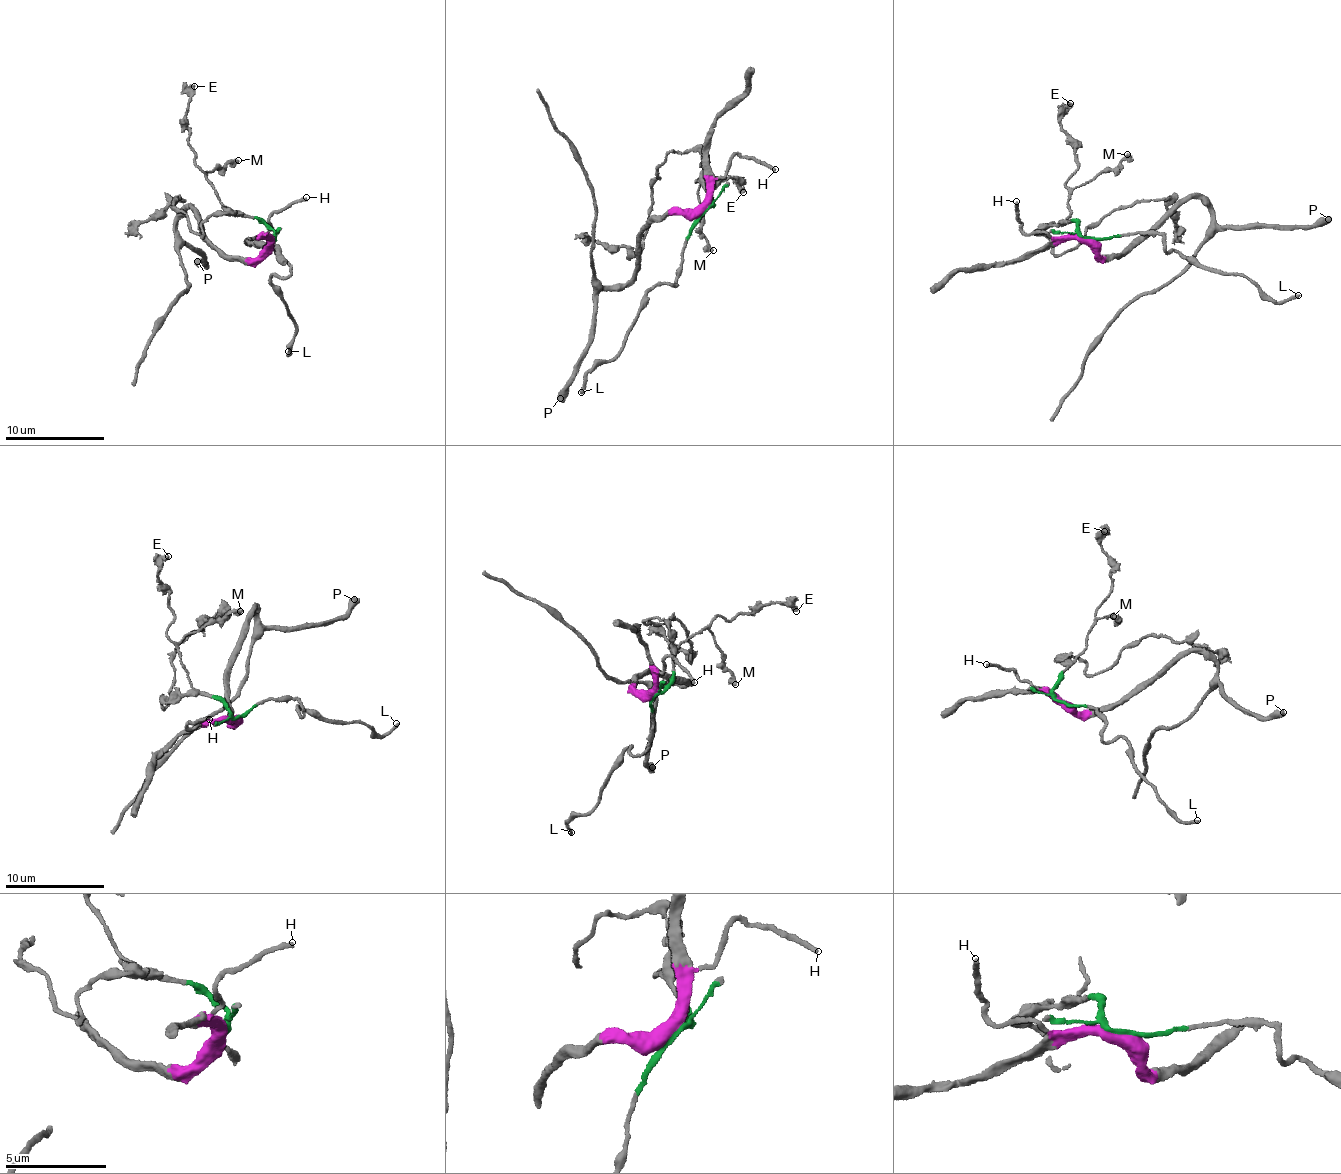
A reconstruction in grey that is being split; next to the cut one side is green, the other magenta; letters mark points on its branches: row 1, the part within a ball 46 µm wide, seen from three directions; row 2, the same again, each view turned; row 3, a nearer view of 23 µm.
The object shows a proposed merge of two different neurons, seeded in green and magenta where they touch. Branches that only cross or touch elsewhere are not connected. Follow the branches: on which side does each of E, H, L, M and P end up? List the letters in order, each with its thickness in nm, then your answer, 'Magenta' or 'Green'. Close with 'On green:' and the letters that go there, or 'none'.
E: Thickness 320 nm. Green
H: Thickness 240 nm. Magenta
L: Thickness 240 nm. Green
M: Thickness 380 nm. Green
P: Thickness 600 nm. Magenta
On green: E, L, M

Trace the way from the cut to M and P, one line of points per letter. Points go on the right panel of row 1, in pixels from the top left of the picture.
M: (1085, 238), (1076, 221), (1067, 220), (1071, 192), (1117, 169), (1128, 153)
P: (1085, 238), (1100, 256), (1119, 258), (1135, 238), (1192, 198), (1201, 200), (1218, 225), (1310, 227), (1329, 218)

